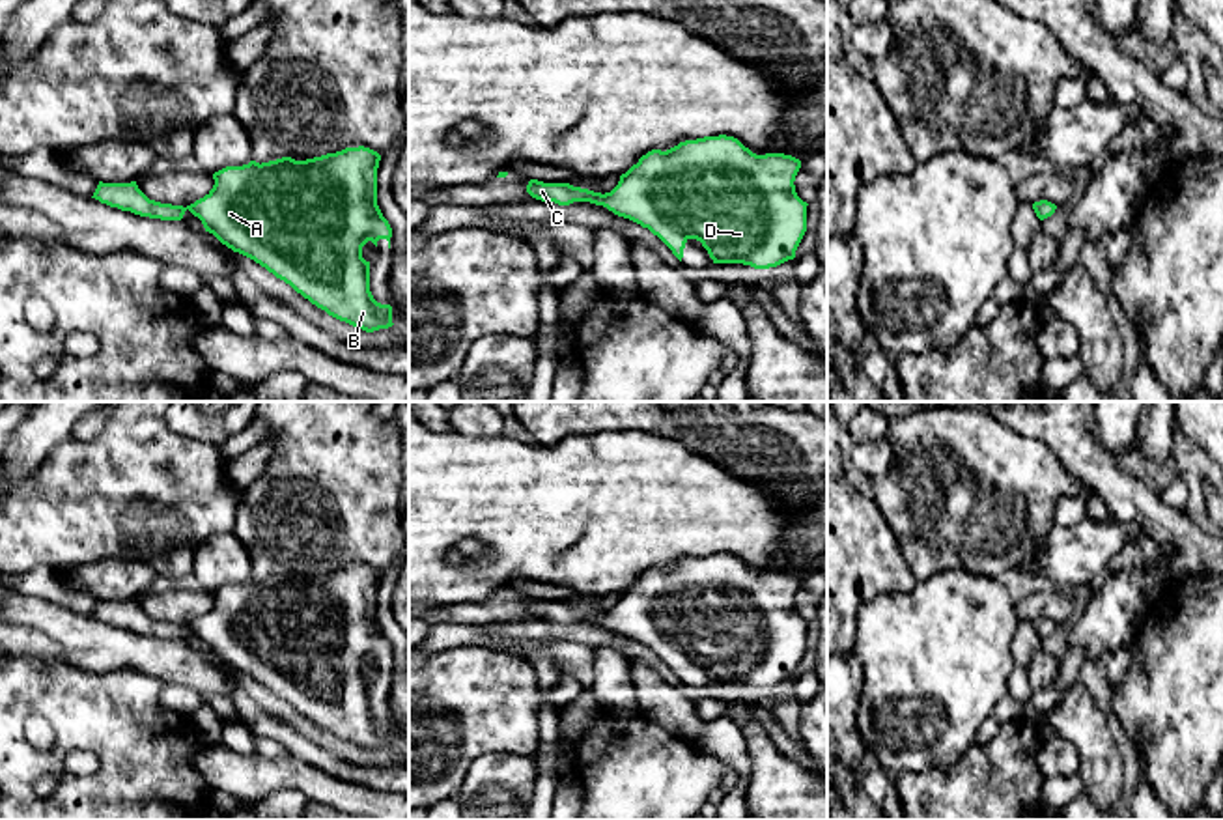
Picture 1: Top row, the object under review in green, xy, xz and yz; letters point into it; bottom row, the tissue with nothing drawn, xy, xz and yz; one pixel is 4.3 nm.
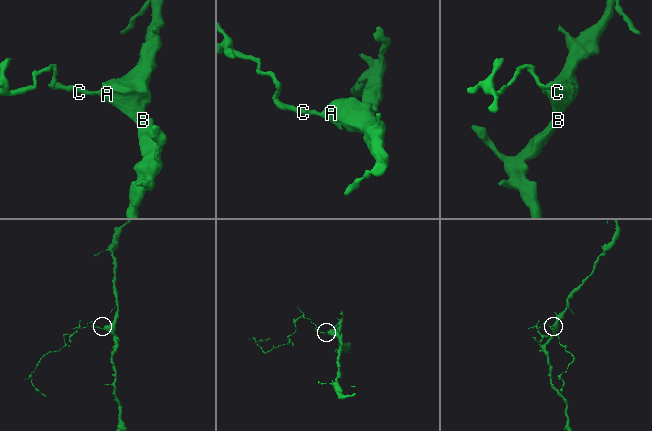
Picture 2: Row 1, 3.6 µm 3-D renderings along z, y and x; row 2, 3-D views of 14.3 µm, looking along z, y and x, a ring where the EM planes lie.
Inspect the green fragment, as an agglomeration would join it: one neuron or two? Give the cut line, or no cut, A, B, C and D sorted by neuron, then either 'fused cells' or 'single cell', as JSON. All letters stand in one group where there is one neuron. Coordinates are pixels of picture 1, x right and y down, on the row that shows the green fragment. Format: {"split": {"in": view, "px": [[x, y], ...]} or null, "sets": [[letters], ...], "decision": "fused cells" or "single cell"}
{"split": null, "sets": [["A", "B", "C", "D"]], "decision": "single cell"}

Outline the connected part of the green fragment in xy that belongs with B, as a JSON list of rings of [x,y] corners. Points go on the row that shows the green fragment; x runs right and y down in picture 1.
[[[358,146],[306,161],[282,157],[226,166],[213,174],[213,189],[187,207],[149,200],[136,181],[99,181],[91,198],[161,220],[181,220],[189,209],[222,245],[265,267],[329,316],[373,332],[394,325],[392,306],[377,303],[370,291],[370,262],[362,258],[368,241],[377,247],[387,239],[390,248],[392,228],[377,205],[379,161],[377,151]]]

